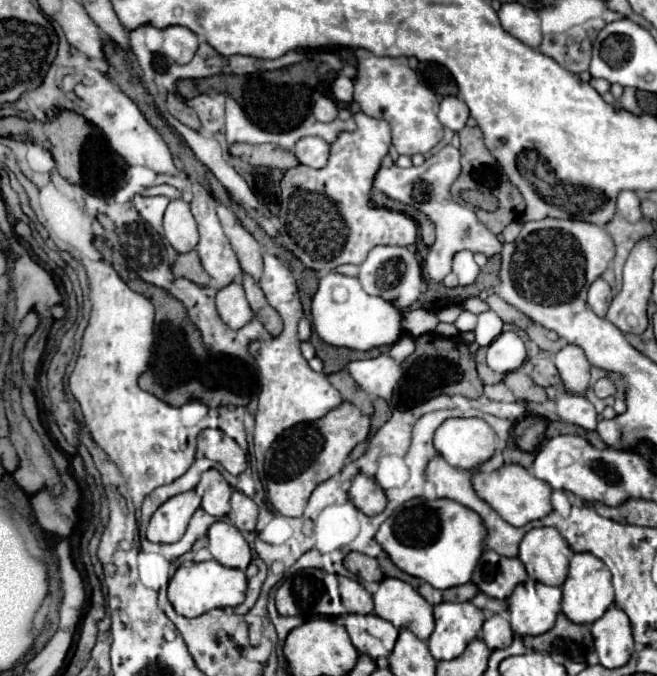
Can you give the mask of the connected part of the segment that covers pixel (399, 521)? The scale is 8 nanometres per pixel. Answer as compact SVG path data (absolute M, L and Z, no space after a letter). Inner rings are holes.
M452 499L406 501L380 525L376 533L376 541L398 569L436 589L450 589L470 581L476 561L482 555L484 537L486 531L482 519Z

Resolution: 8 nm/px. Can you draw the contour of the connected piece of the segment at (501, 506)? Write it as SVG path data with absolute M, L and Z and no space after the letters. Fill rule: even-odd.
M516 463L502 465L496 471L476 471L476 473L472 473L472 489L506 523L510 523L514 527L522 527L522 525L530 523L530 521L546 517L552 511L552 505L550 505L552 487L546 481L540 481L534 475L530 475L524 467L520 467Z

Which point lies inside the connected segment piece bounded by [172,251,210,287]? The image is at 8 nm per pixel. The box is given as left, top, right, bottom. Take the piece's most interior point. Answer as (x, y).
(188, 266)

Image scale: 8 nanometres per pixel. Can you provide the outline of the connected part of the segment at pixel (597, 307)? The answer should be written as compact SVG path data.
M600 277L596 279L590 289L588 289L588 305L592 307L592 311L598 315L598 317L604 317L606 311L608 311L608 305L612 303L612 289L610 285Z

